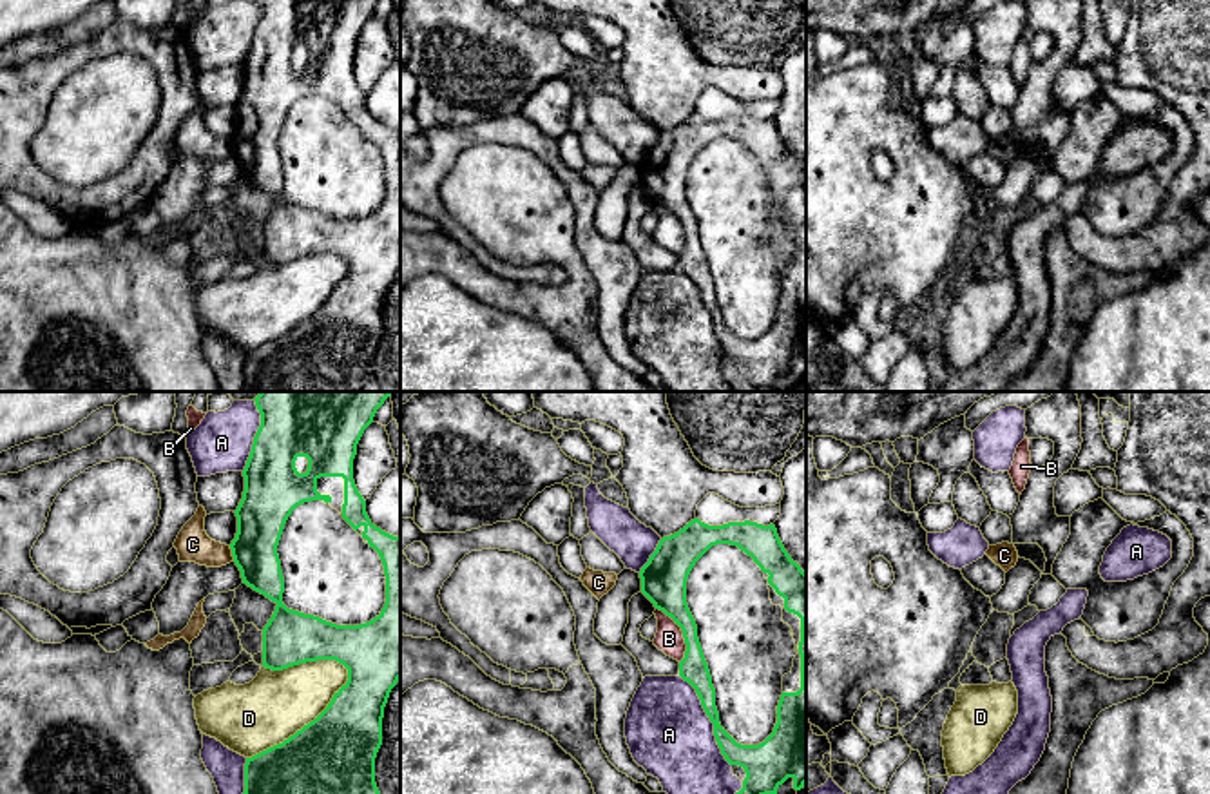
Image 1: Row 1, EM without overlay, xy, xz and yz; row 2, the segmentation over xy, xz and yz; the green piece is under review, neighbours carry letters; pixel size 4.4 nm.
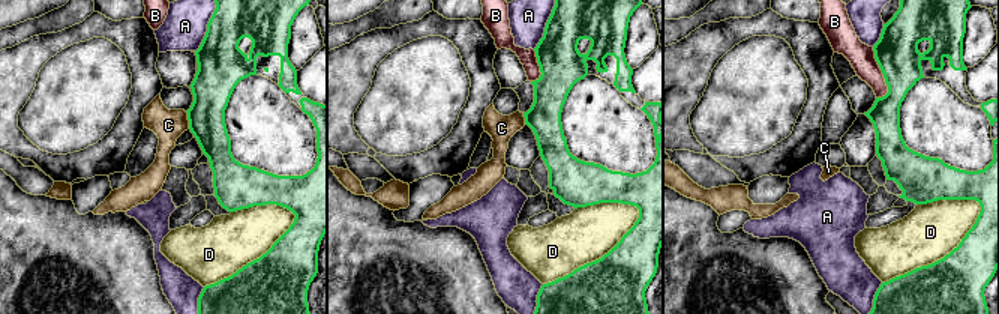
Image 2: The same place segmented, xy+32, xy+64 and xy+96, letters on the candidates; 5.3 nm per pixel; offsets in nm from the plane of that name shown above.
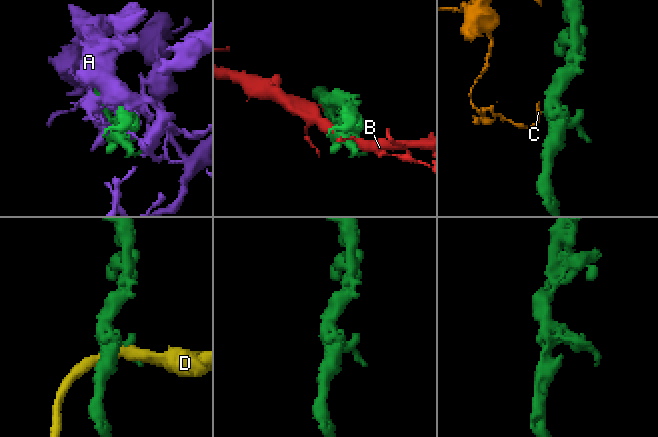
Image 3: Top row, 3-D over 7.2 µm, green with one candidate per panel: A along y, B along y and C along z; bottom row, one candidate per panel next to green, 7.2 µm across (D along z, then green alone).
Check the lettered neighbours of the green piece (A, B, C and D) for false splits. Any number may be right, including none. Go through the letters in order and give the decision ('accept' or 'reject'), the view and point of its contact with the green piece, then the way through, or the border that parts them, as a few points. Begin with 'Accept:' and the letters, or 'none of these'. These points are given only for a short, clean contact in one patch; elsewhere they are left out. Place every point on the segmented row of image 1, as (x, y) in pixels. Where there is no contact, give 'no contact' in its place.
Accept: none of these
A: reject | xz (710, 720)
B: reject | xz (683, 633)
C: reject | xy (232, 553) | along xy (229, 546), (234, 561)
D: reject | xy (305, 726)

